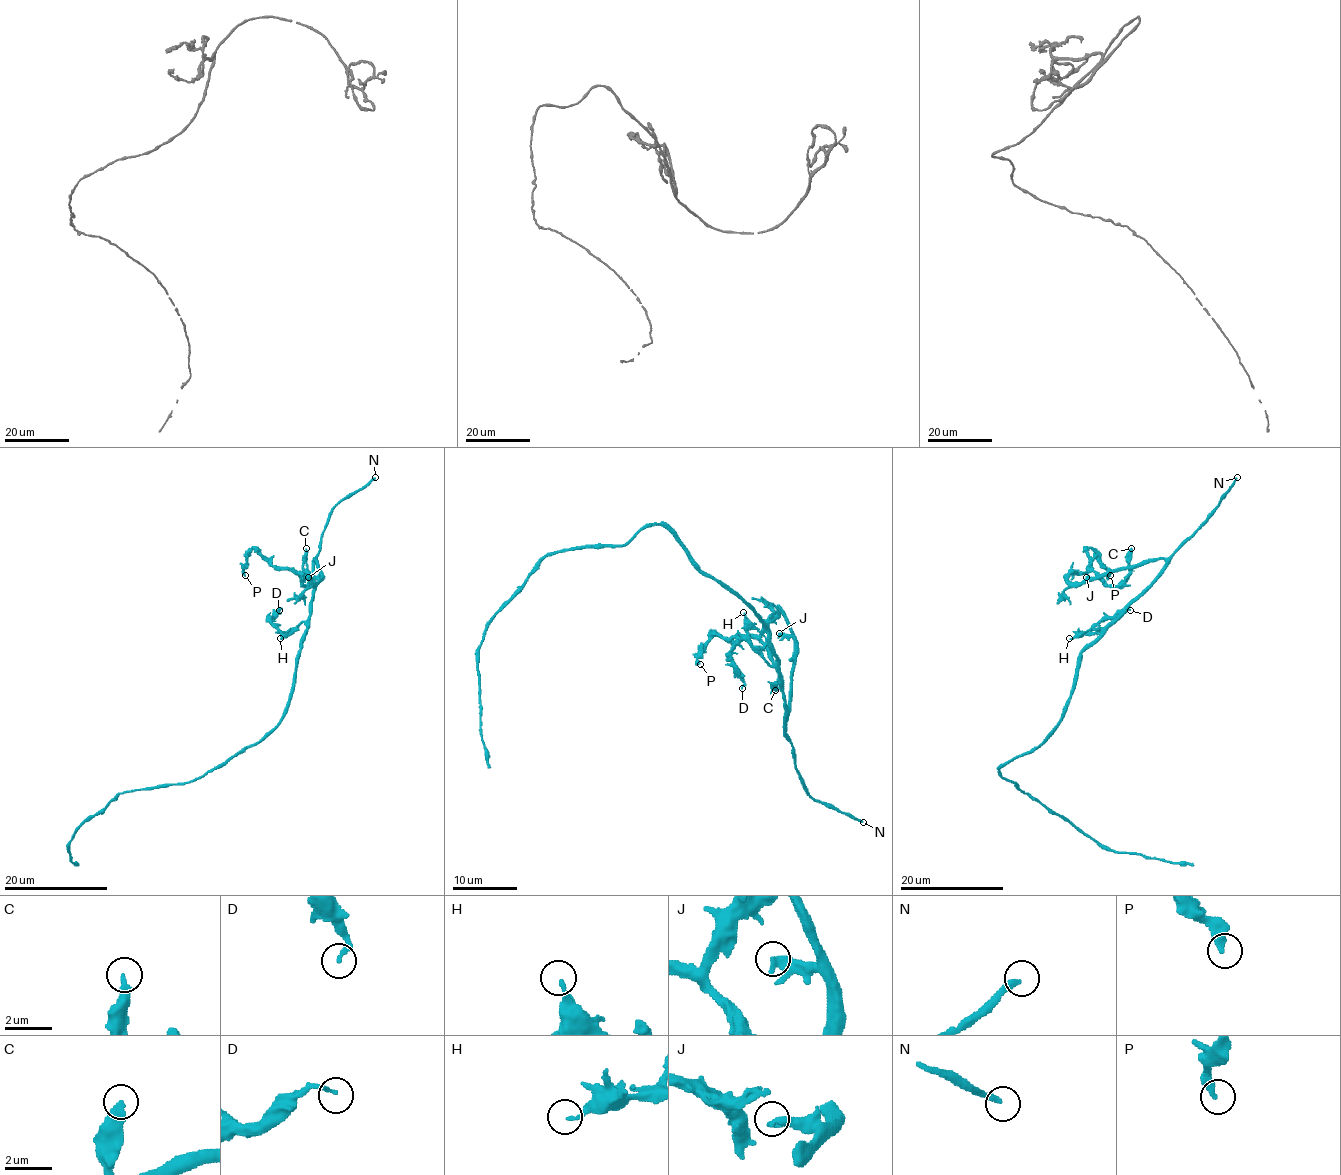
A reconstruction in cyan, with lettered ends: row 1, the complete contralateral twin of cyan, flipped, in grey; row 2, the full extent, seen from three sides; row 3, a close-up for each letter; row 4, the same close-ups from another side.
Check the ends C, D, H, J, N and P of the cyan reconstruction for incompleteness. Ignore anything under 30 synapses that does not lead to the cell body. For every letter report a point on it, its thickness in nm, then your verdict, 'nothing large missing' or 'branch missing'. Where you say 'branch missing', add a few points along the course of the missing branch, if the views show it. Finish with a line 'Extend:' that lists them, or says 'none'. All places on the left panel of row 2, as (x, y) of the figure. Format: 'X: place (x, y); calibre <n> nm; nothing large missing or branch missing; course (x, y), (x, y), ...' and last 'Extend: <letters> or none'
C: place (306, 548); calibre 400 nm; nothing large missing
D: place (279, 610); calibre 160 nm; nothing large missing
H: place (280, 638); calibre 150 nm; nothing large missing
J: place (308, 577); calibre 460 nm; nothing large missing
N: place (375, 477); calibre 240 nm; branch missing
P: place (245, 575); calibre 320 nm; nothing large missing
Extend: N

